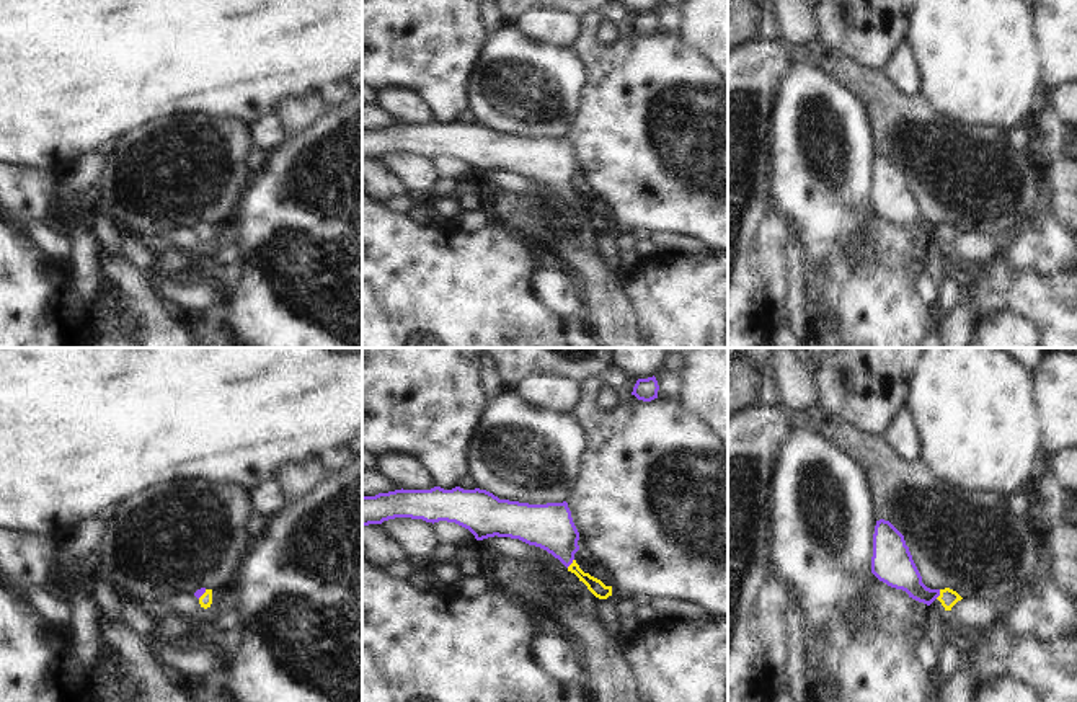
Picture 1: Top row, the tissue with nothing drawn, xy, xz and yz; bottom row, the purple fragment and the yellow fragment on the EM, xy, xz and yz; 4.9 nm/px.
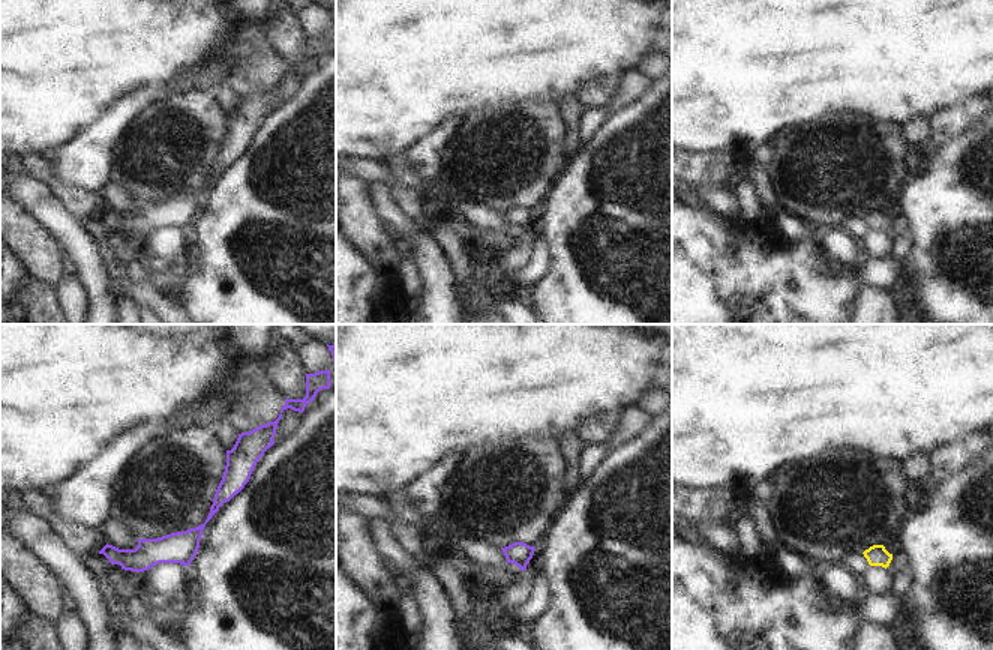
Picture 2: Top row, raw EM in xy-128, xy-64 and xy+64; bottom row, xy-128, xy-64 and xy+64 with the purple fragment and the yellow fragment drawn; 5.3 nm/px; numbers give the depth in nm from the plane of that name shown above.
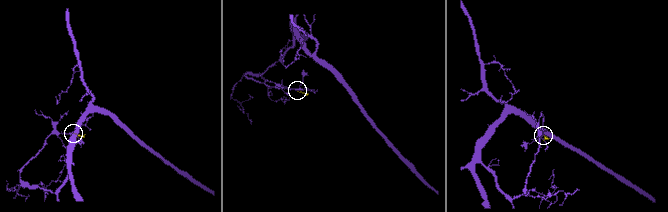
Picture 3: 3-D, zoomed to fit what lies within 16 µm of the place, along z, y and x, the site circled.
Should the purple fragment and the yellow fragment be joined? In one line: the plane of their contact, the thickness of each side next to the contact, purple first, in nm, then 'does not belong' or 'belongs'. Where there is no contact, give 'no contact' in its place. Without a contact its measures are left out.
meets purple in yz; 180 nm thick on the purple side, 90 nm on the other; belongs

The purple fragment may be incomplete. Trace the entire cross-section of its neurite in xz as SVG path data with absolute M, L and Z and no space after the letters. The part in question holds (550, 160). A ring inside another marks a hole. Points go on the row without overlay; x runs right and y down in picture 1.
M395 124L362 131L362 160L382 158L395 152L426 157L455 157L468 163L476 175L488 171L519 173L540 181L558 193L599 233L612 230L612 220L584 207L574 194L579 167L568 137L529 139L499 134L486 124Z

